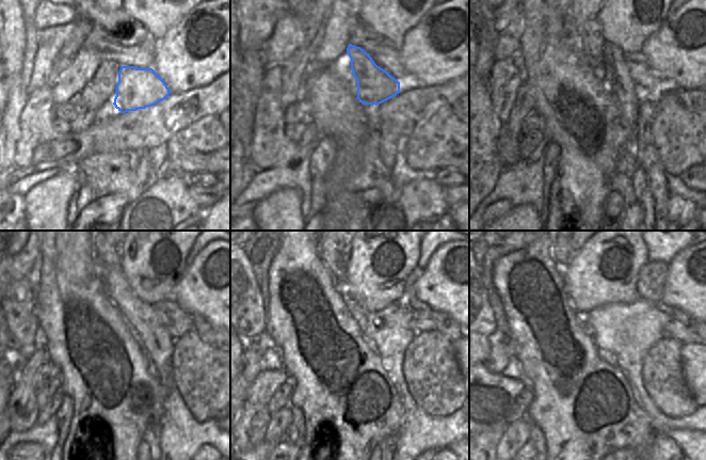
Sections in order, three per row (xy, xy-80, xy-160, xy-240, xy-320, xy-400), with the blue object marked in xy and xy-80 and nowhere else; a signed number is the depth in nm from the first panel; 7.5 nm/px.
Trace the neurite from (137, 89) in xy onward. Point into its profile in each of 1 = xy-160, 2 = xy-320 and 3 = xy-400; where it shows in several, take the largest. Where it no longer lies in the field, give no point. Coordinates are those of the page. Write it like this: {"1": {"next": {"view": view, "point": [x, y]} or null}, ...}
{"1": {"next": {"view": "xy-160", "point": [590, 40]}}, "2": {"next": {"view": "xy-320", "point": [335, 252]}}, "3": {"next": {"view": "xy-400", "point": [563, 252]}}}

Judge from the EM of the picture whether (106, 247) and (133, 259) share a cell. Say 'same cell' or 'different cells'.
different cells

